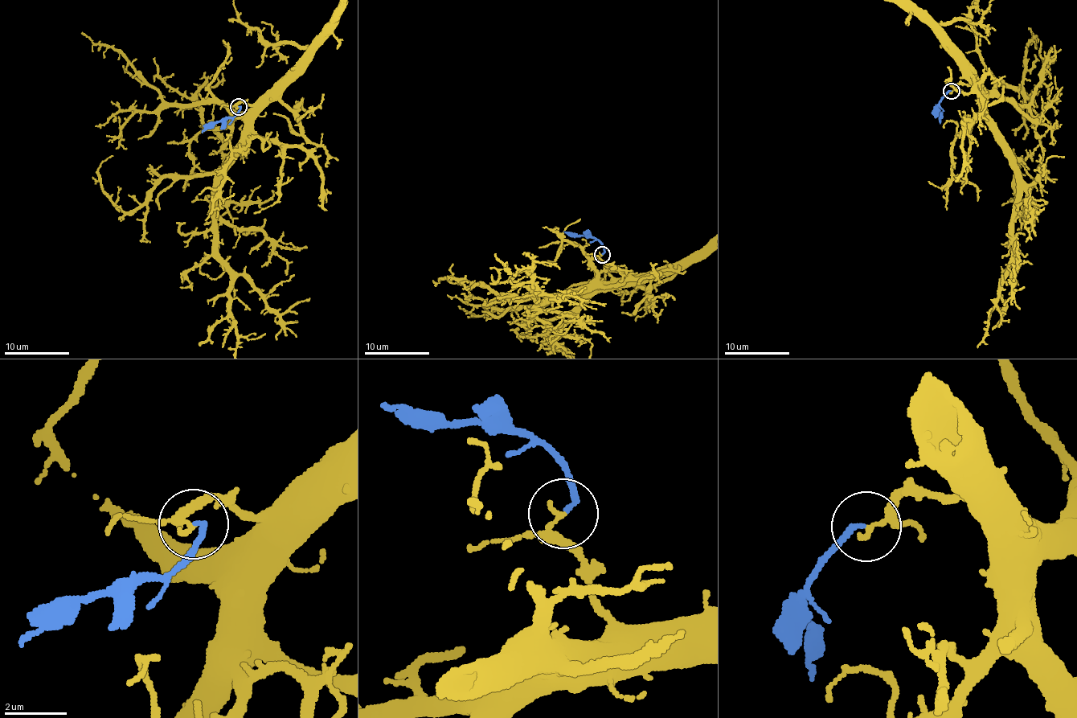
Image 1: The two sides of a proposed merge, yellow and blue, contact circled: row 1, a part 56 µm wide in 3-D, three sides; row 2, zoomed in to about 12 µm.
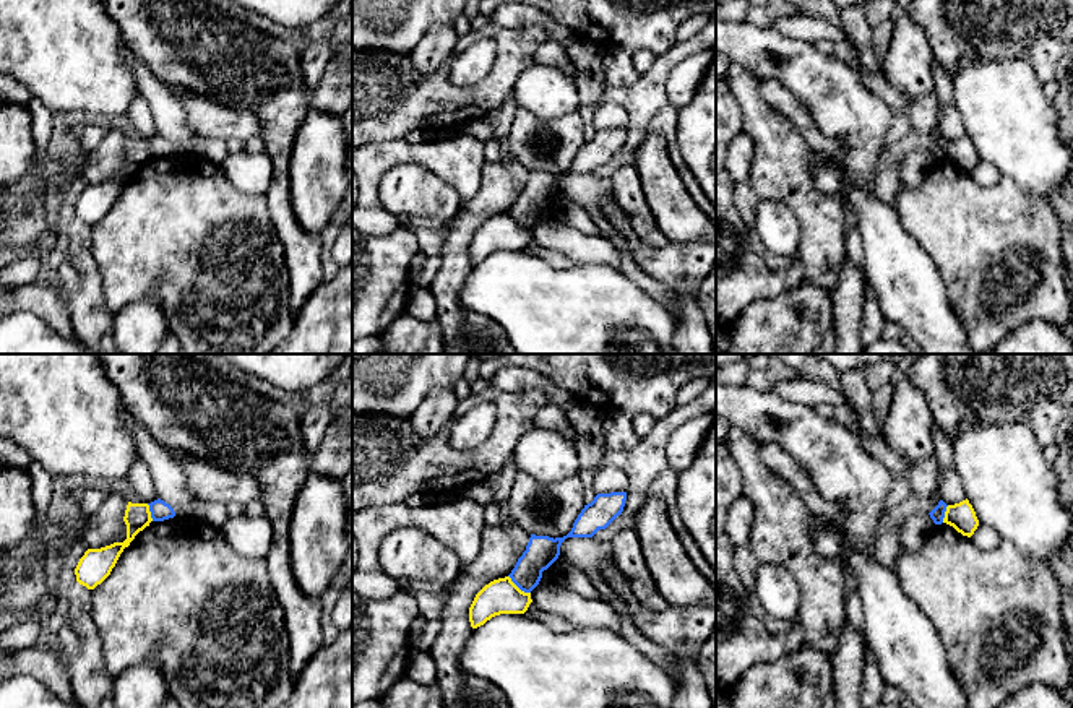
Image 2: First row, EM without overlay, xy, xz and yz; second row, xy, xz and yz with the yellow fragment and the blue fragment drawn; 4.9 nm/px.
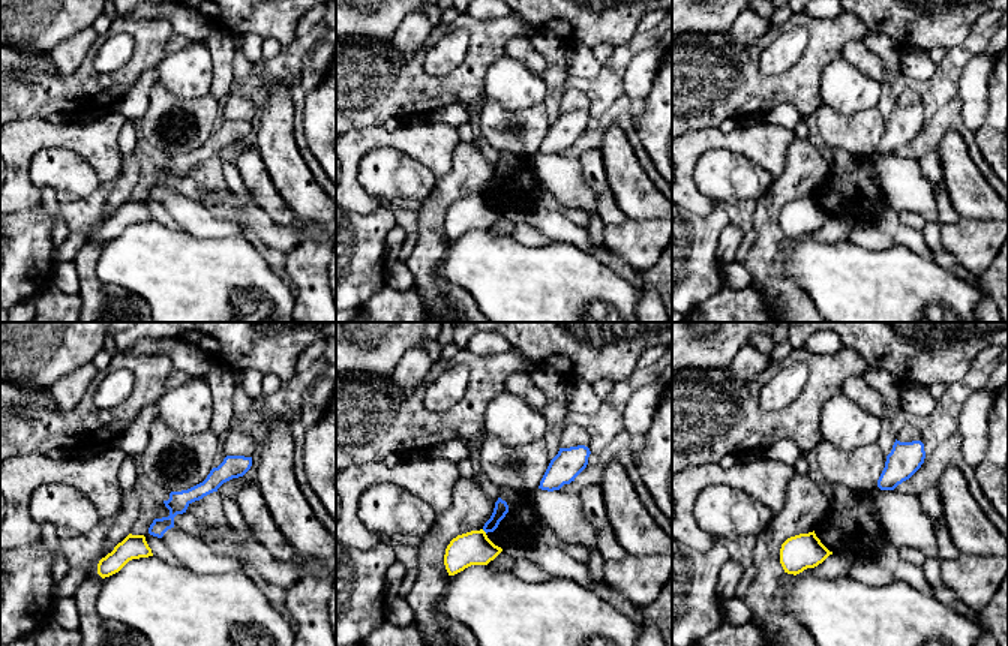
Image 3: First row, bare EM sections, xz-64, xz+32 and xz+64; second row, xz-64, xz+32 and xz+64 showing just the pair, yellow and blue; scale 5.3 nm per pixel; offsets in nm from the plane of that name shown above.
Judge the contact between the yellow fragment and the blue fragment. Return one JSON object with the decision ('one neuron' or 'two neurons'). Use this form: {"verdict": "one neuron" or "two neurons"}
{"verdict": "two neurons"}

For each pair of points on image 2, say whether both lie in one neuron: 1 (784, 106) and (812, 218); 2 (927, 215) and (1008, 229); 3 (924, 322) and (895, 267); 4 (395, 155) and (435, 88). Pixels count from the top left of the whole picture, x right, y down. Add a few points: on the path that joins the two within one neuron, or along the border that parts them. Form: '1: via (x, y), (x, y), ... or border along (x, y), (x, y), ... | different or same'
1: border along (758, 90), (758, 94), (784, 114), (810, 145) | different
2: via (947, 215), (966, 229), (989, 229) | same
3: via (921, 309), (906, 280) | same
4: border along (403, 137), (369, 143) | different

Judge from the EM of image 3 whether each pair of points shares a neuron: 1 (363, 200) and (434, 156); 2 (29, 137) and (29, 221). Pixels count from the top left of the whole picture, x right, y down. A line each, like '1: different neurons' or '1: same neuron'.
1: same neuron
2: different neurons

